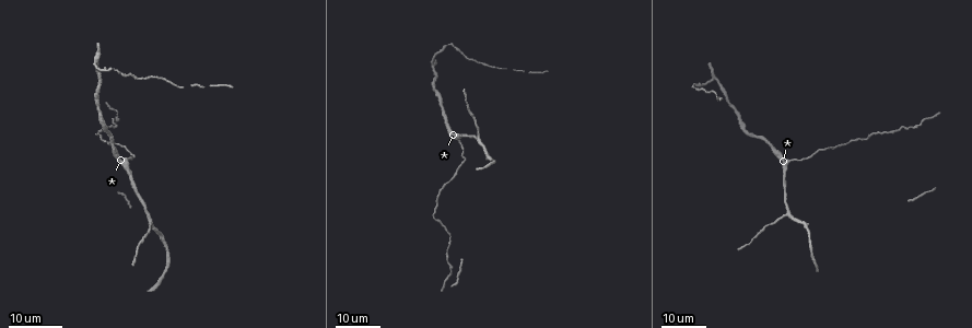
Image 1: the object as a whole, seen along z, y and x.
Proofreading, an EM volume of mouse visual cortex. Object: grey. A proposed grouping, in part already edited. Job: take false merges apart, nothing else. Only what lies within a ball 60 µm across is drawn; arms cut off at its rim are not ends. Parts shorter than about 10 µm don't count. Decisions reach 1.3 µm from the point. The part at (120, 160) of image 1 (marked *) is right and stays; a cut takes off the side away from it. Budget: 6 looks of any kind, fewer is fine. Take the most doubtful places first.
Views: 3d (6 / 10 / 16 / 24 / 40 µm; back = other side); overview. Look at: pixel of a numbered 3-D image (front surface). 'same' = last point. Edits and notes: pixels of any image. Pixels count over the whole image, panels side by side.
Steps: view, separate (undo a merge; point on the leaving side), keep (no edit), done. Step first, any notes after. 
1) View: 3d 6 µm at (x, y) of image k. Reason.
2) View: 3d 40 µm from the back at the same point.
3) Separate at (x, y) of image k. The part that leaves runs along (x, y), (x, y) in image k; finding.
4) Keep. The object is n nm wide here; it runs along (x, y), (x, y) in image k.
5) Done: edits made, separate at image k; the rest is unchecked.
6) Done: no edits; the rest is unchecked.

View: 3d 24 µm at (788, 215) of image 1. Three-way junction.

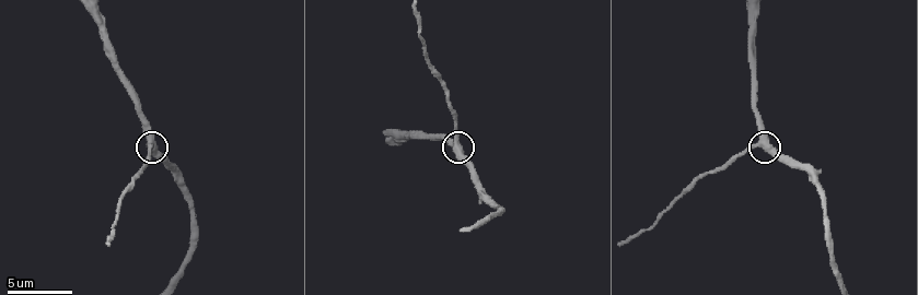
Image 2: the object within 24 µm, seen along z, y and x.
View: 3d 6 µm at (760, 143) of image 2. Closer look.

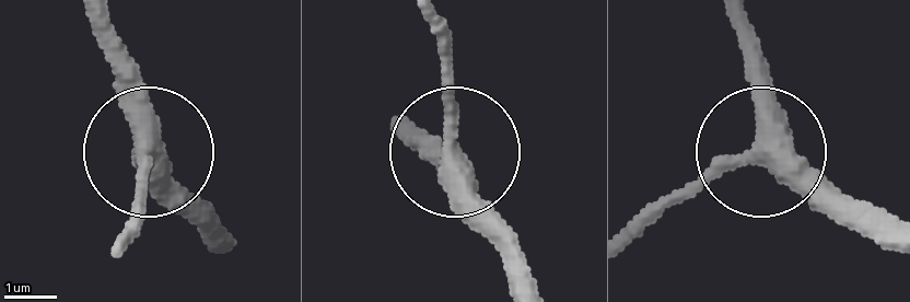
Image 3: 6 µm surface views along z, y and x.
Keep. It runs along (396, 134), (457, 142), (448, 33) in image 3; all the same cell.

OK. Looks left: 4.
View: 3d 24 µm at (127, 162) of image 1. Two arms in line, one across.

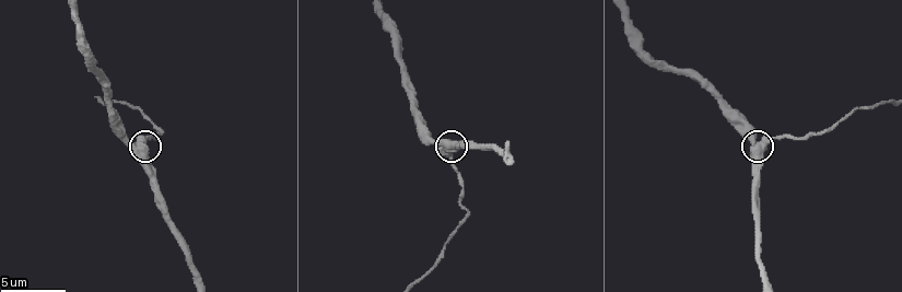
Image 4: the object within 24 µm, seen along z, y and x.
View: 3d 10 µm at (762, 152) of image 4.

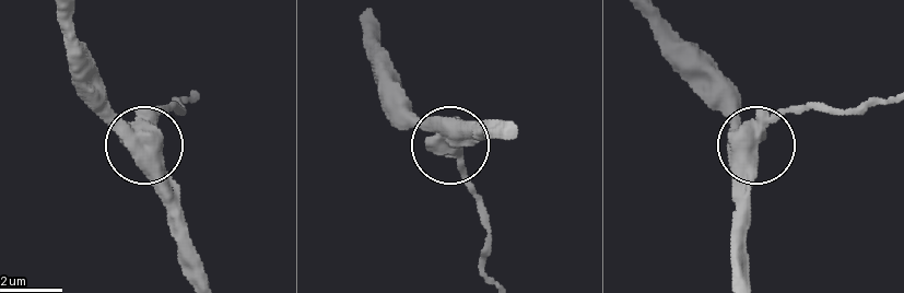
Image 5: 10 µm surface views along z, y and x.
Keep. It runs along (423, 124), (452, 147), (476, 139) in image 5; all the same cell.

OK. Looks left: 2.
View: 3d 16 µm at (117, 120) of image 1. Calibre changes.

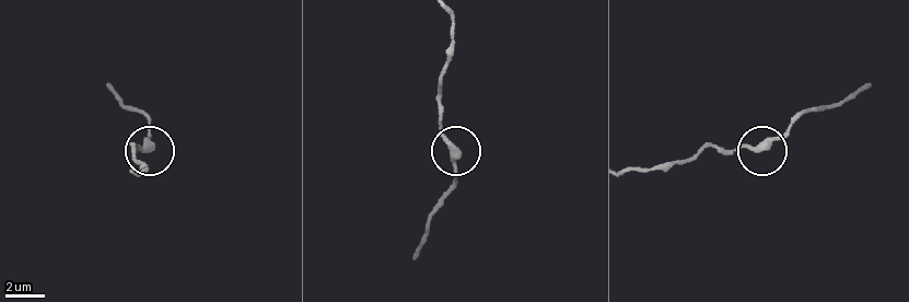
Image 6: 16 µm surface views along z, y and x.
View: 3d 10 µm at (150, 148) of image 6. Closer look.

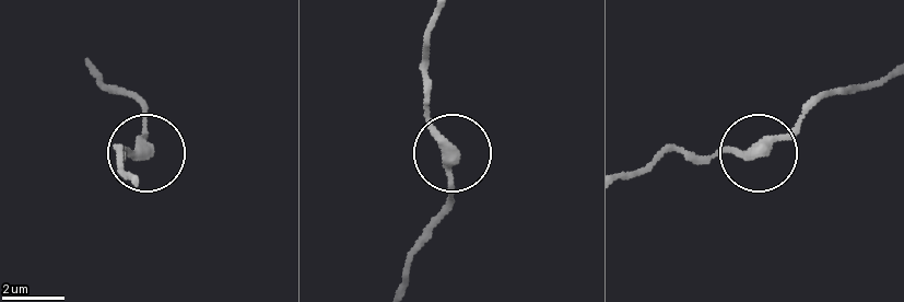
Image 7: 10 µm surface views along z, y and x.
Keep. The object is 340 nm wide here; it runs along (432, 23), (429, 117), (453, 157), (453, 196), (432, 232) in image 7; one cell here.

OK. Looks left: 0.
Done: no edits; the rest is unchecked.

